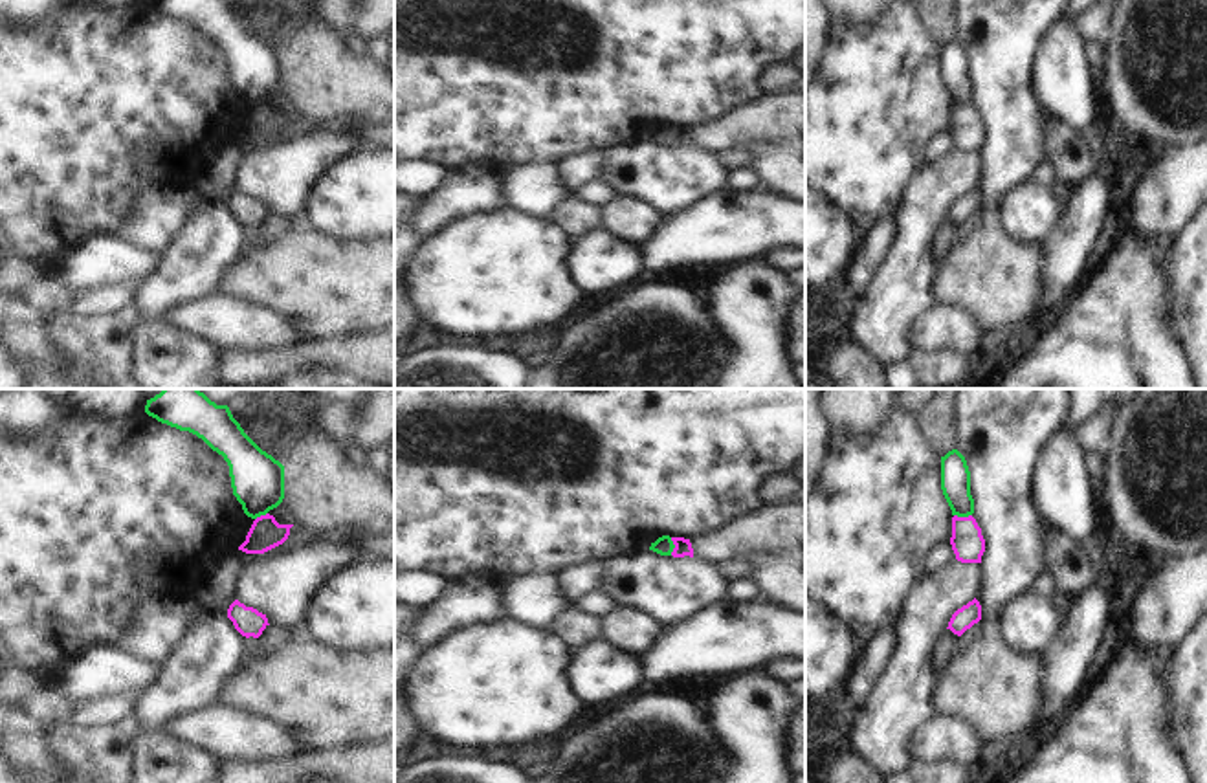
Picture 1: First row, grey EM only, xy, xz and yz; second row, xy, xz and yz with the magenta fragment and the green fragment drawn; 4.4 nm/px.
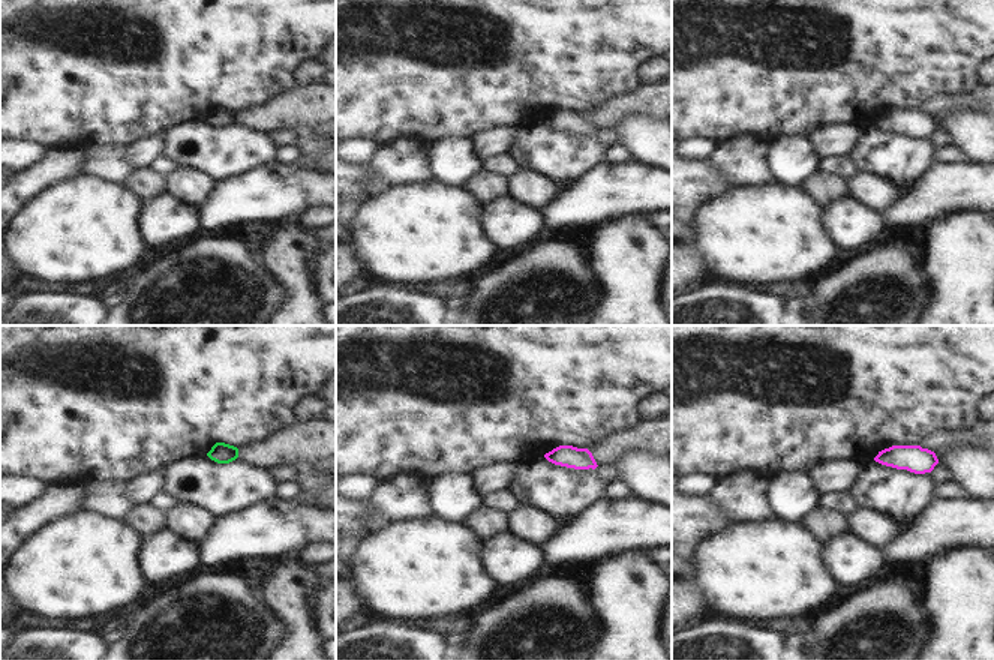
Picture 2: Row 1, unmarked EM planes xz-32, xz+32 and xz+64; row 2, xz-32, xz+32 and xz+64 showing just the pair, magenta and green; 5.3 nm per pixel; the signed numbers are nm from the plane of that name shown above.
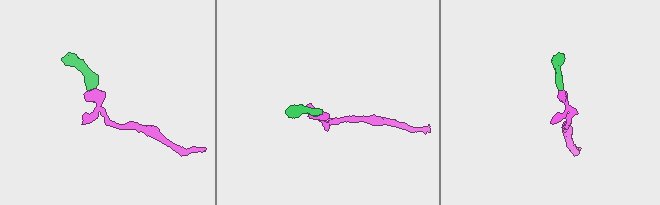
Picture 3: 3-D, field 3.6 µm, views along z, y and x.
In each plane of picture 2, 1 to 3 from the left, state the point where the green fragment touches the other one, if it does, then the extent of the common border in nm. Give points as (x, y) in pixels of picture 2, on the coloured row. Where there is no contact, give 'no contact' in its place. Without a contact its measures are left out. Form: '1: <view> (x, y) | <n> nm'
1: no contact
2: no contact
3: no contact

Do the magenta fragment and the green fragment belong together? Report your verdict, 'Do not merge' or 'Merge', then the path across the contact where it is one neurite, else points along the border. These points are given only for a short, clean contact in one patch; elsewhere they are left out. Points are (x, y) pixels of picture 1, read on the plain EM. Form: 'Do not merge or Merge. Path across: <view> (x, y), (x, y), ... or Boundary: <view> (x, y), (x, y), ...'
Do not merge. Boundary: xz (670, 127), (674, 134), (672, 143)

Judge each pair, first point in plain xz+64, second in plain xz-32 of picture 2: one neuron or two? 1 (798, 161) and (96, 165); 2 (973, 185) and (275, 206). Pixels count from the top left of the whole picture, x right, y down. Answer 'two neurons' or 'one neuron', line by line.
1: one neuron
2: one neuron

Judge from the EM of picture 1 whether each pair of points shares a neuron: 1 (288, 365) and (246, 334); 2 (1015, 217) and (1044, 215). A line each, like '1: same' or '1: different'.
1: different
2: same

